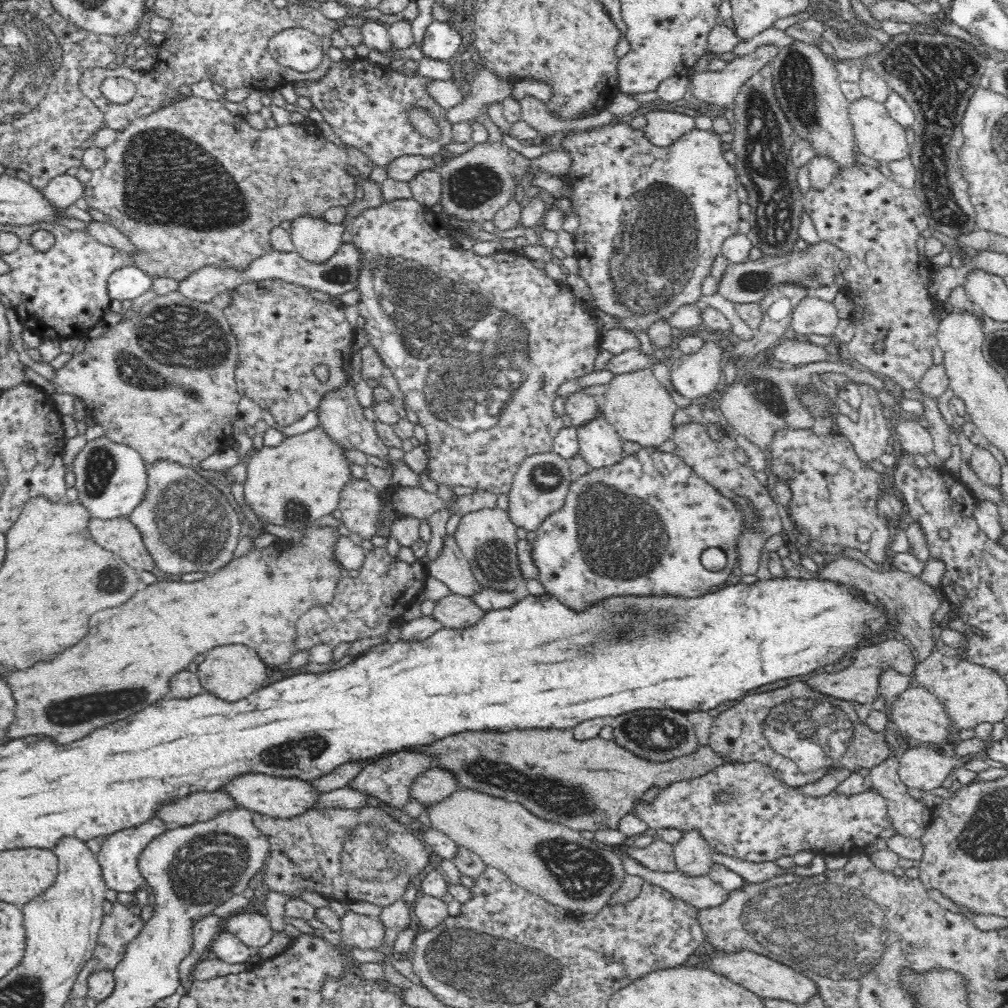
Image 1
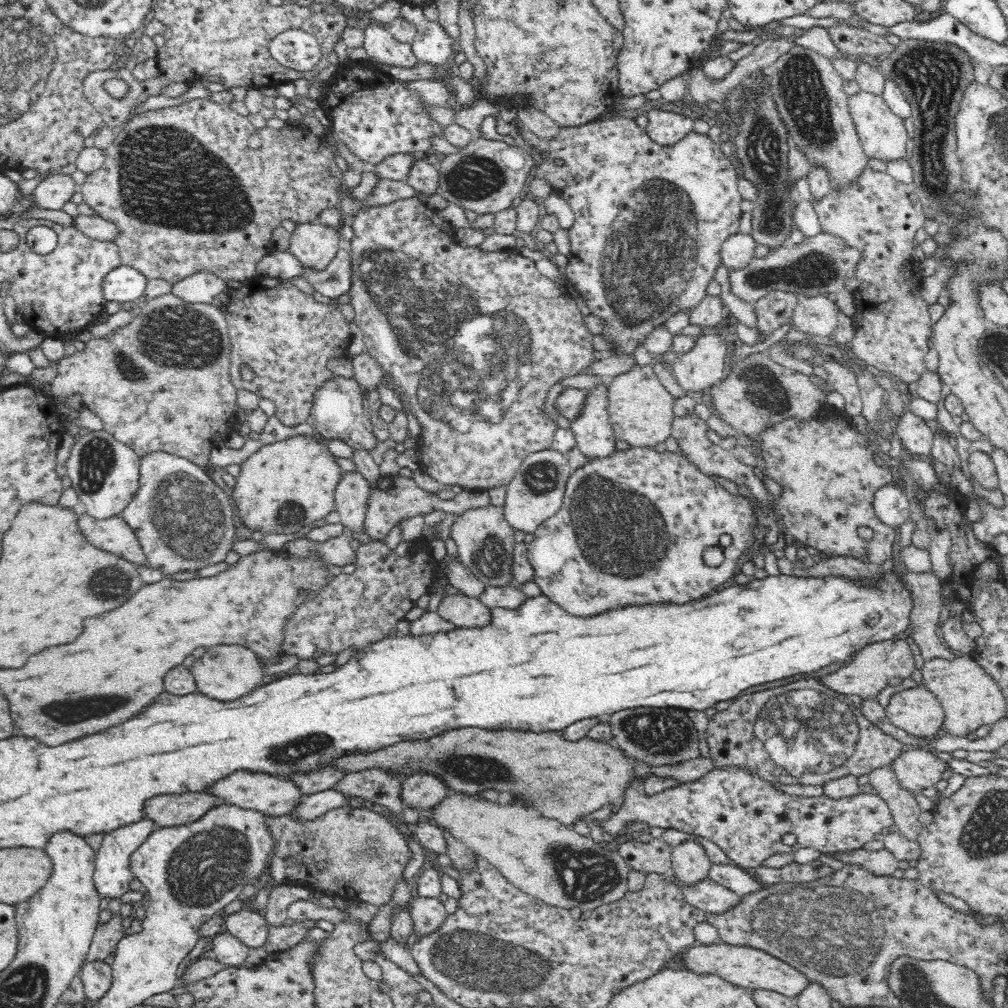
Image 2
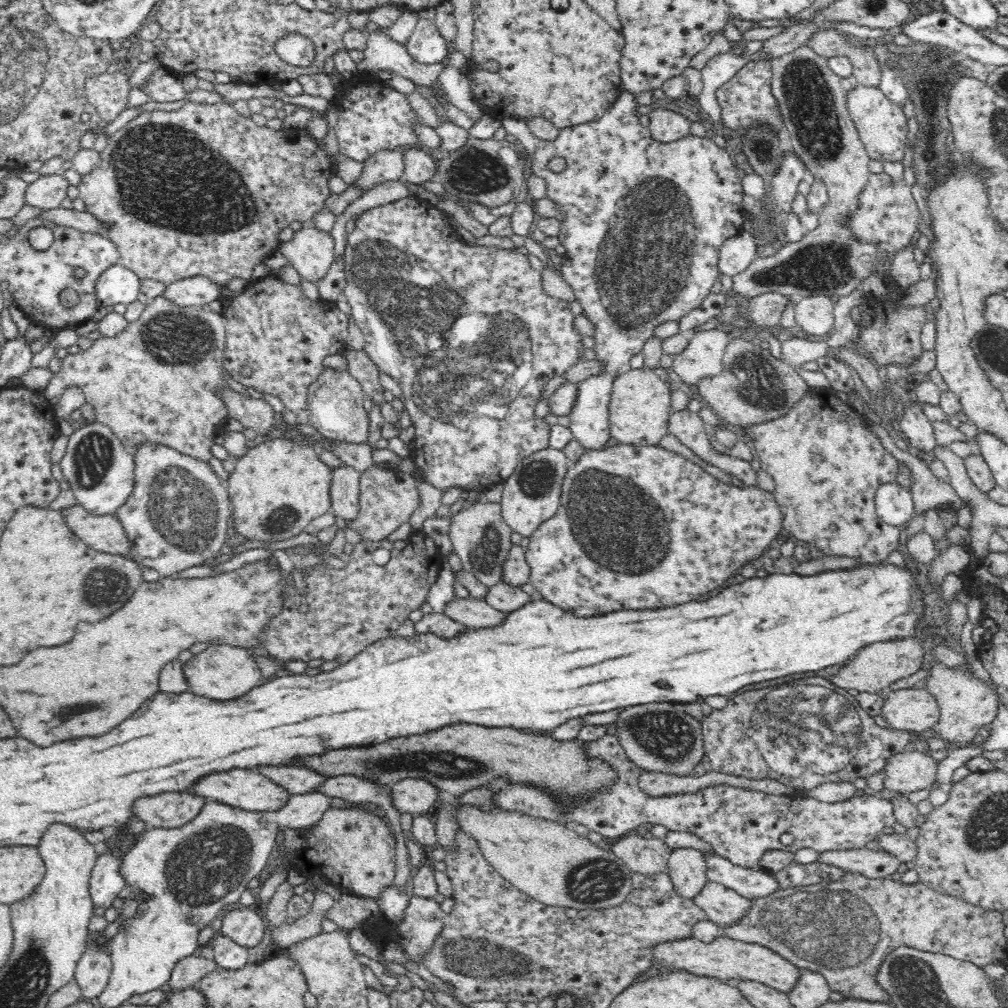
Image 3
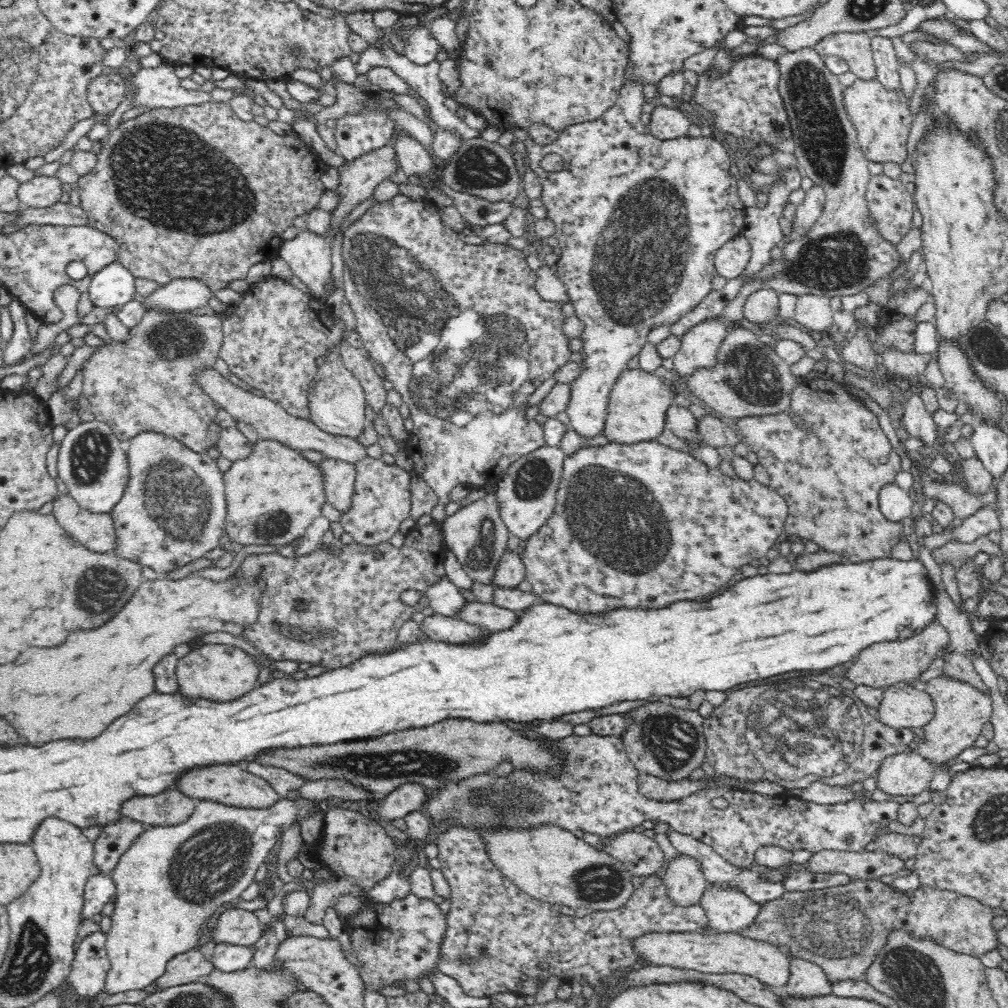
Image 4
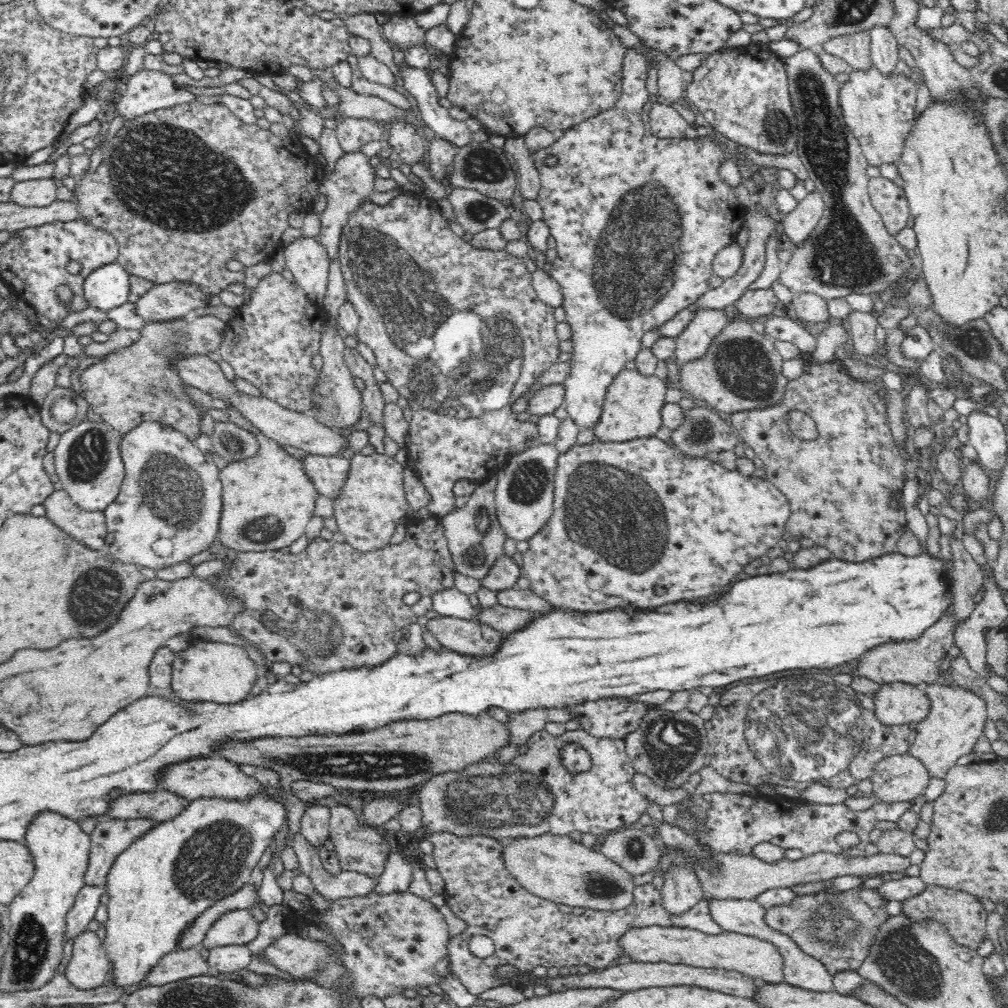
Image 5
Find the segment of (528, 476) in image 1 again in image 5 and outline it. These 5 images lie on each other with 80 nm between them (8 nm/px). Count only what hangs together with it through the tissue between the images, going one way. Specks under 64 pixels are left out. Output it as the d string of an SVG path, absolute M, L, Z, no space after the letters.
M540 443L508 458L497 472L496 515L507 538L530 541L548 523L554 512L555 472L560 455L554 444Z

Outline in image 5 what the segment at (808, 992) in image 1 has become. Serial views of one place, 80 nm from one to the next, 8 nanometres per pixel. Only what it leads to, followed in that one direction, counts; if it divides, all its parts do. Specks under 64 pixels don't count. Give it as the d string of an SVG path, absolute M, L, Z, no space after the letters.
M647 926L627 930L619 942L628 960L650 963L683 964L708 970L736 971L752 979L772 985L782 984L784 957L775 944L728 931L720 934L706 934L686 927Z

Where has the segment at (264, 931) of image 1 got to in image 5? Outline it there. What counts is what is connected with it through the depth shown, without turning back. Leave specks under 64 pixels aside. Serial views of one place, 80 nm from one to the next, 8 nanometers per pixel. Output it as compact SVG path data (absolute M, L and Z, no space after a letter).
M238 908L224 912L207 930L204 948L215 946L247 945L257 937L259 923L248 909Z

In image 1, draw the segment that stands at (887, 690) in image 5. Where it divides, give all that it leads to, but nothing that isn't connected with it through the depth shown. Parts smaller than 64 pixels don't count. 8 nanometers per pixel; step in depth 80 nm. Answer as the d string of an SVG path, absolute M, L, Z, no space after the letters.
M912 685L900 693L894 701L891 719L898 727L900 734L915 745L936 748L949 745L951 718L938 697L926 687Z

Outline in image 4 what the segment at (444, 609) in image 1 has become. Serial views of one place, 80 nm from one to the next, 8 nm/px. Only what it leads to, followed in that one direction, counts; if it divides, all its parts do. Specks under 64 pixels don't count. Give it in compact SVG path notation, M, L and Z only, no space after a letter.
M468 601L455 617L458 620L464 620L476 627L483 628L488 632L499 632L507 630L514 625L517 620L517 611L502 608L490 603Z

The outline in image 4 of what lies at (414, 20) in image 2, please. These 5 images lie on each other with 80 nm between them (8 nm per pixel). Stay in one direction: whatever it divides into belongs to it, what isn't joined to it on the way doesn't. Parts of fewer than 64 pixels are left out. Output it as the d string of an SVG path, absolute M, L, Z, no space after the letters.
M423 22L413 28L411 36L406 40L403 53L416 65L430 64L436 61L442 47L432 35L430 25Z

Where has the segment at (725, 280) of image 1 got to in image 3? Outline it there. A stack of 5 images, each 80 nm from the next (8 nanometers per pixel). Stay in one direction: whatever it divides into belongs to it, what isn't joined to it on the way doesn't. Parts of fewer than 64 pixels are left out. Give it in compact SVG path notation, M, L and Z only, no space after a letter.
M800 46L789 54L772 61L772 95L776 99L783 123L785 124L794 153L799 156L815 178L824 180L827 186L829 201L819 215L818 226L799 242L789 242L782 245L772 256L757 257L746 270L734 274L732 277L733 292L748 301L764 293L780 293L784 296L800 294L800 296L848 296L862 285L870 270L876 264L876 247L872 243L864 243L852 237L852 231L842 225L842 220L848 216L850 210L858 206L858 194L866 186L868 180L868 164L865 147L859 138L859 133L847 107L847 92L841 86L841 78L830 69L827 60L815 54L808 46Z

